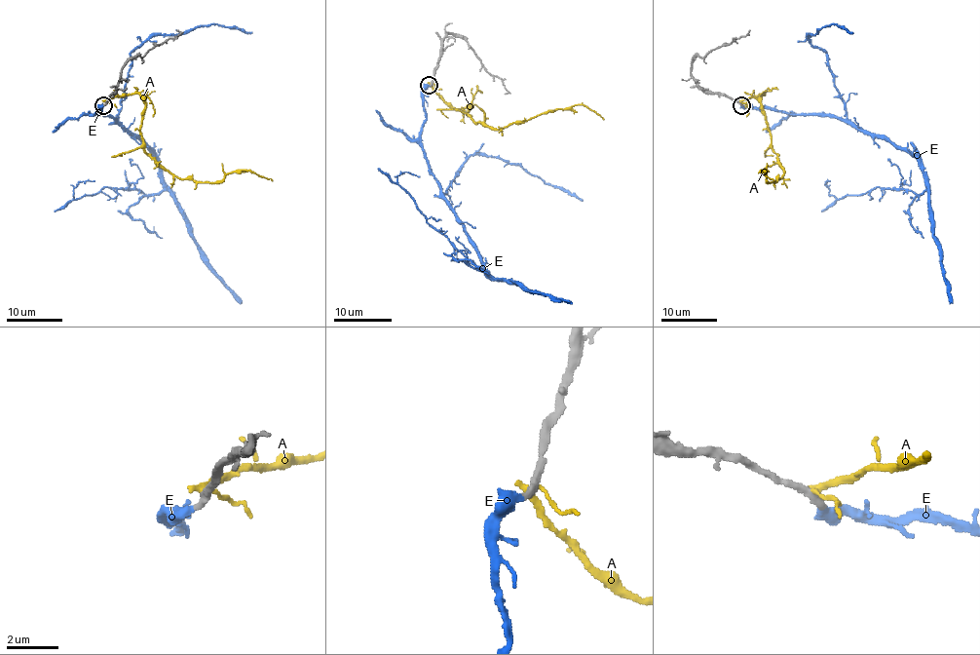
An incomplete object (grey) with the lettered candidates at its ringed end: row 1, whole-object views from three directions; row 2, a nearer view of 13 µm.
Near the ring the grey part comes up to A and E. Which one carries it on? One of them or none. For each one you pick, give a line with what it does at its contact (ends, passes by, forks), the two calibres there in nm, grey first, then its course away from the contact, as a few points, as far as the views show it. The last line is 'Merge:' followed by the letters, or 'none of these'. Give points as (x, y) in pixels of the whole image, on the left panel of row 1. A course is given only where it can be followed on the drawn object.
E: it ends | 280/480 nm | via (104, 104), (95, 114), (108, 114), (153, 153), (163, 188), (104, 187), (76, 199), (80, 181), (94, 180)
Merge: E

